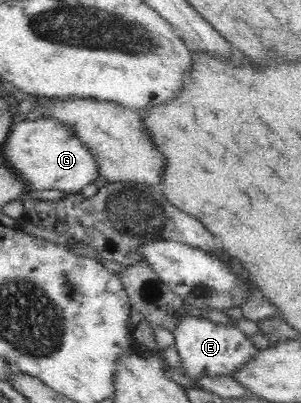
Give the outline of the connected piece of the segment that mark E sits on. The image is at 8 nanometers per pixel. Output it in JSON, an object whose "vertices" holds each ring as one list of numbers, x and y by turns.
{"vertices":[[189,315,183,318,183,322,172,333,184,369,182,374,197,381,204,376,231,376,243,363,259,354,259,349,237,327,212,322,204,317]]}

